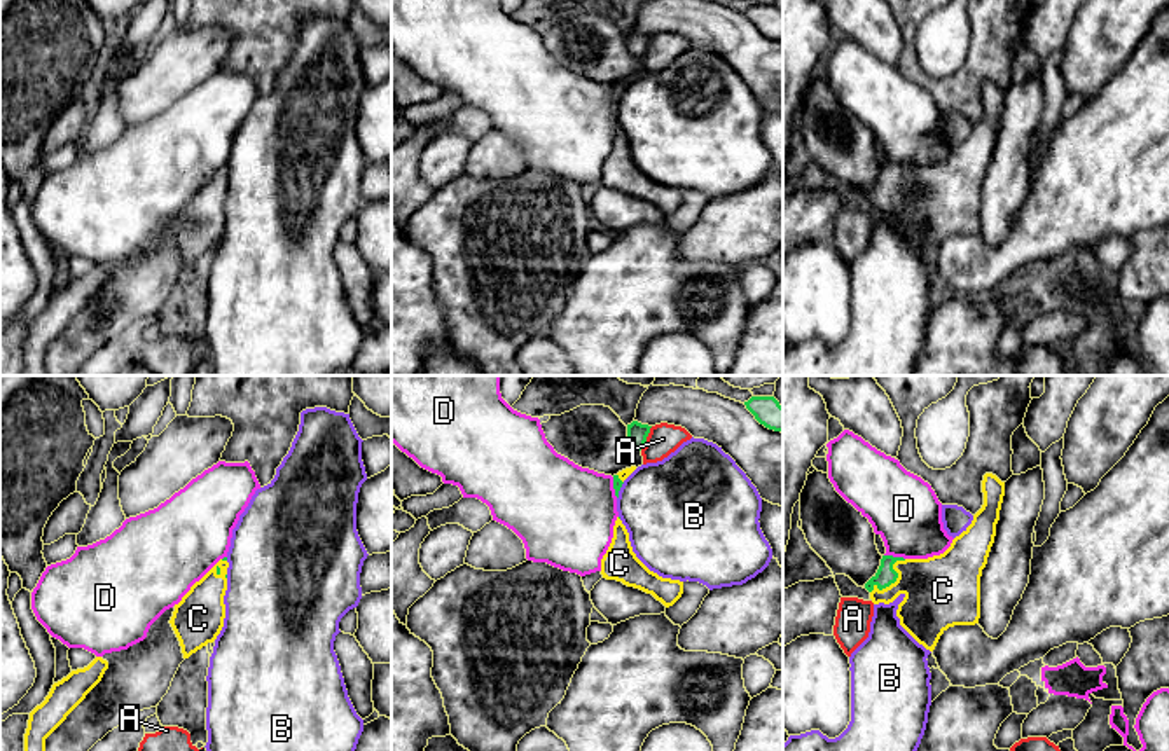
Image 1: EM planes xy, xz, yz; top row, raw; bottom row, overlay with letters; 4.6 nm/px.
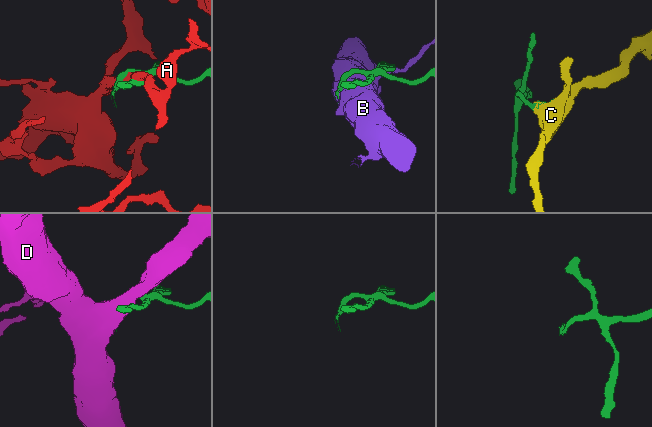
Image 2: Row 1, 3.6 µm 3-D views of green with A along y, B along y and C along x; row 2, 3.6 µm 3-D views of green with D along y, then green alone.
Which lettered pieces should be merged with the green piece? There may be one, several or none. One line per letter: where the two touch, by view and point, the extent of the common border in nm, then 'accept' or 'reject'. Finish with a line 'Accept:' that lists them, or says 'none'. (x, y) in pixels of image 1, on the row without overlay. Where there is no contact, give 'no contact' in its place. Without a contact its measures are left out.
A: meets green in xz at (645, 48); contact 130 nm long; reject
B: meets green in xz at (619, 98); contact 90 nm long; reject
C: meets green in yz at (897, 186); contact 220 nm long; accept
D: meets green in yz at (895, 166); contact 100 nm long; reject
Accept: C

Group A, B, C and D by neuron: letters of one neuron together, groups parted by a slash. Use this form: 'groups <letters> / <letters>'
groups A / B / C / D

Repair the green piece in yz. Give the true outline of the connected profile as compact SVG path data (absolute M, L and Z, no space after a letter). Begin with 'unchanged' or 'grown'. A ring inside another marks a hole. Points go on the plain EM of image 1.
grown | M986 82L984 114L951 155L928 168L882 164L877 182L865 192L874 213L893 211L900 203L900 234L926 258L954 234L980 227L980 185L996 145L1005 91Z

